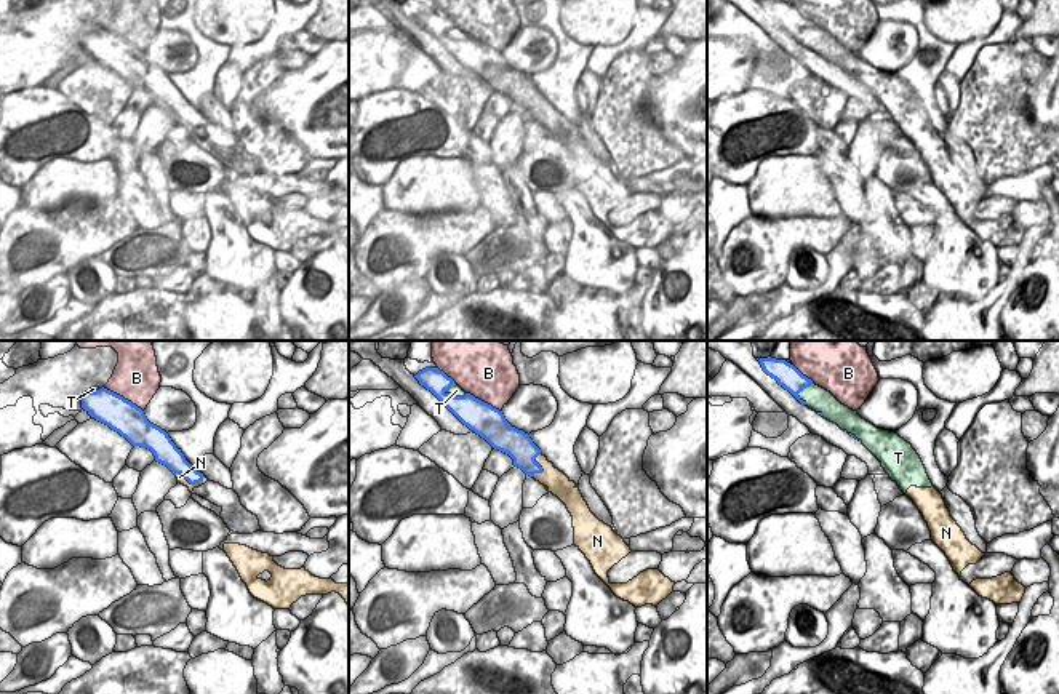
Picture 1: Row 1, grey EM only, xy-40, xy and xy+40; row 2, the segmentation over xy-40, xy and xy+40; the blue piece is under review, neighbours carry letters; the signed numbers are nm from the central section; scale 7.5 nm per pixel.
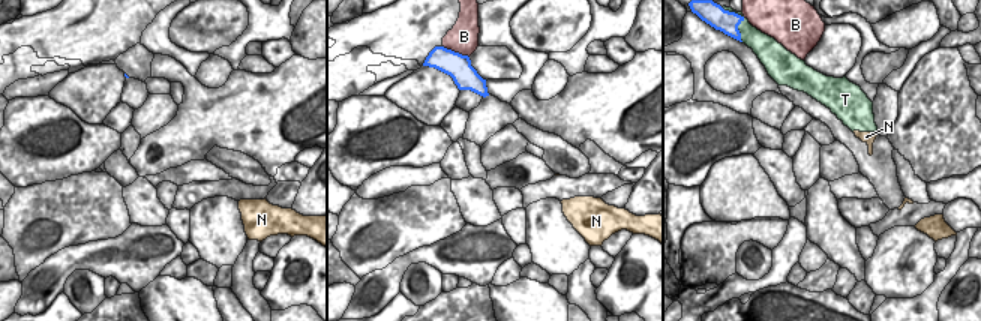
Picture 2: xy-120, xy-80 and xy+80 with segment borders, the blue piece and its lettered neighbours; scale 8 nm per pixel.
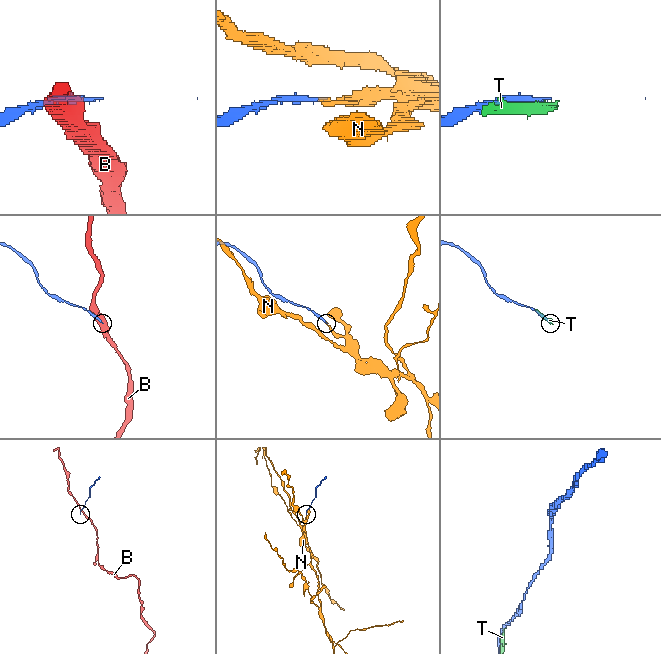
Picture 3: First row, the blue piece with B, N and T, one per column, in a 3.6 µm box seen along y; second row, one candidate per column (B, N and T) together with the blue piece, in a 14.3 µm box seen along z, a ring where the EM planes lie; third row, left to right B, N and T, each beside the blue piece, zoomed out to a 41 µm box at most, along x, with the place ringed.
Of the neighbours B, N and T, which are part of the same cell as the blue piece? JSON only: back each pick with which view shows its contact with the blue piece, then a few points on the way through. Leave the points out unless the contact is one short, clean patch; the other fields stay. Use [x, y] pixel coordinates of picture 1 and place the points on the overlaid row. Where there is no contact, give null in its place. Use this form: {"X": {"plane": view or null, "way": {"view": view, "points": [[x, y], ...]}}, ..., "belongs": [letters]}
{"belongs": []}

